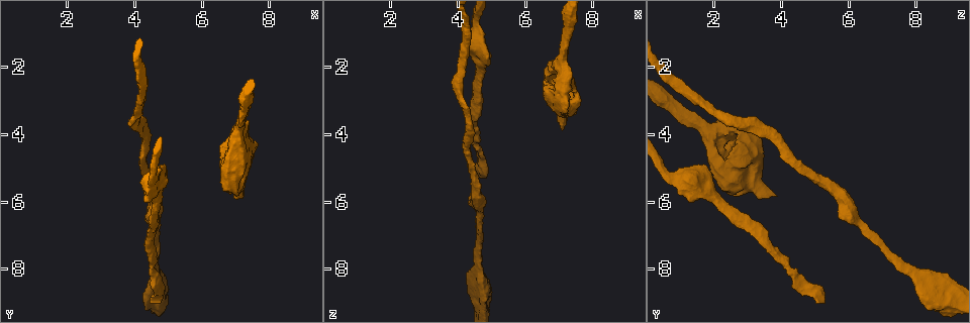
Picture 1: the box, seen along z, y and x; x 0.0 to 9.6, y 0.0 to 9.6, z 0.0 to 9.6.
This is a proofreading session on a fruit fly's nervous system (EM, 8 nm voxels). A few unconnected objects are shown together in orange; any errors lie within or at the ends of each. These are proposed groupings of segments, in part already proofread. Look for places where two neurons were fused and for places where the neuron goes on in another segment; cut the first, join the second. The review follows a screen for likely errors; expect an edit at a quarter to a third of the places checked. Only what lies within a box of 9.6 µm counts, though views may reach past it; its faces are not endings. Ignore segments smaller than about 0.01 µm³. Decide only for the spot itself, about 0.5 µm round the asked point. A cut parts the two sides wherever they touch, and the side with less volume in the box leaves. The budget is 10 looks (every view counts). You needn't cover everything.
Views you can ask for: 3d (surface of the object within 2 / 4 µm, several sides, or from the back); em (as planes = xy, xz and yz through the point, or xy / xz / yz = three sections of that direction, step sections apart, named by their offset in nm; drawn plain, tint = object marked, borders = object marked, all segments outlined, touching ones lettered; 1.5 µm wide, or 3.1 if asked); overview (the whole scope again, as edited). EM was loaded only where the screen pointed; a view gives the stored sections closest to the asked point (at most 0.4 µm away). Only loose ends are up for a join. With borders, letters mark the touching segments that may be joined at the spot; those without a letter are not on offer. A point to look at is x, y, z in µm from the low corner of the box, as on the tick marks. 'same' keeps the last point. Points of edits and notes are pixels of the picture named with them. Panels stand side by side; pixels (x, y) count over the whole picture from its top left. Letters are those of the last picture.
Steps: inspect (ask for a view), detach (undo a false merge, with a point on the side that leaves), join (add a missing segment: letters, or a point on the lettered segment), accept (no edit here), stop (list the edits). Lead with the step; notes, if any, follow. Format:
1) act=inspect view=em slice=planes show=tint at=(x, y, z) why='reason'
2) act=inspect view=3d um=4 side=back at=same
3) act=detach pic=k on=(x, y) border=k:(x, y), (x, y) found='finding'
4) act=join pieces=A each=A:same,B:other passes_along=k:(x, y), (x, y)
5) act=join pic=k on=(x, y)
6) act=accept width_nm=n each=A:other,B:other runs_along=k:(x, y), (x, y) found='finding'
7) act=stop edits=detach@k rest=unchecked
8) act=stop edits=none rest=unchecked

act=inspect view=3d um=4 at=(4.65, 6.65, 6.40) why='sudden change in width'

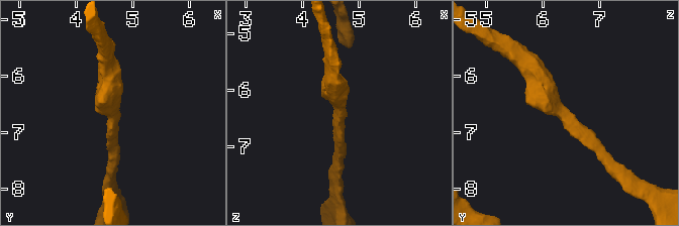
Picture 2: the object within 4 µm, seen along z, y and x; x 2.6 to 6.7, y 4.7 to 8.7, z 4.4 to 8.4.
act=inspect view=em slice=yz step=4 show=tint at=(4.65, 6.65, 6.35) arm_widths_nm=170,380

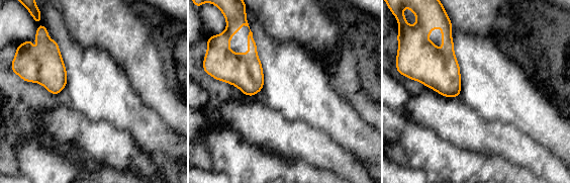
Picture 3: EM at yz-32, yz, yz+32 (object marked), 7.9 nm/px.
act=inspect view=em slice=planes show=borders at=same why='cut it another way'

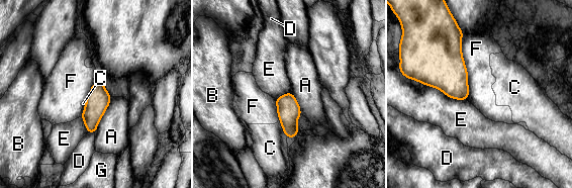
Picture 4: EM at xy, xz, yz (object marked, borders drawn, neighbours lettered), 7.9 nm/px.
act=accept each=A:other,B:other,C:other,D:other,E:other,F:other,G:other border=4:(463, 34), (467, 99) found='continuous, no second neuron'

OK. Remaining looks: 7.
act=inspect view=3d um=4 at=(7.15, 5.85, 3.85) why='an open end'

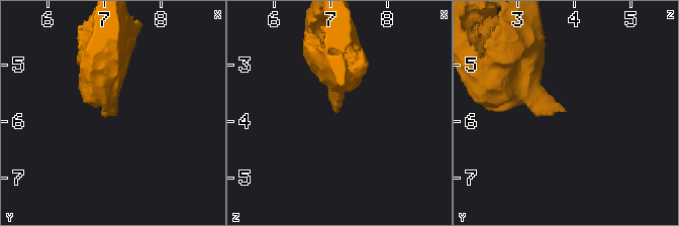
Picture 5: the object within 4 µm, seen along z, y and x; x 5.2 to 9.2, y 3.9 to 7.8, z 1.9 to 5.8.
act=inspect view=em slice=xz step=4 show=tint at=(7.10, 5.85, 3.85)

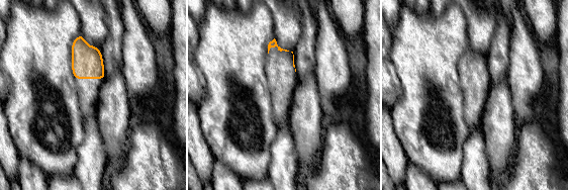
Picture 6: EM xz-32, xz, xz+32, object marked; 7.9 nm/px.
act=inspect view=em slice=planes show=borders at=same why='cut it another way'

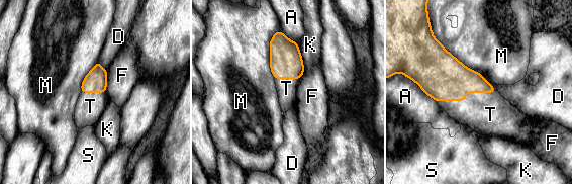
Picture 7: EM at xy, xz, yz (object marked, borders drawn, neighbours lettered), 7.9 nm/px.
act=join pieces=T longest_contact=M:500nm each=A:other,D:other,F:other,K:other,M:other,S:other,T:same passes_along=7:(443, 77), (465, 96), (490, 114) found='it goes on there'

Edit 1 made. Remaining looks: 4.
act=inspect view=3d um=4 at=(4.85, 4.90, 1.70) why='thick end'

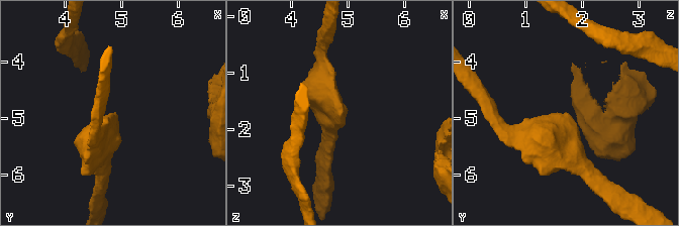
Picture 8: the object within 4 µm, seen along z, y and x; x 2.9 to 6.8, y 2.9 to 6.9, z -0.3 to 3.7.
act=inspect view=em slice=xz step=8 show=borders at=(4.85, 4.95, 1.70)

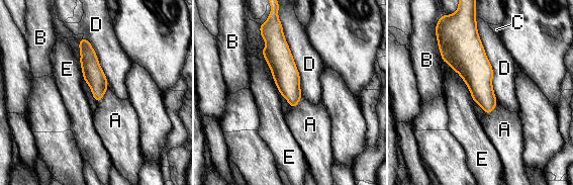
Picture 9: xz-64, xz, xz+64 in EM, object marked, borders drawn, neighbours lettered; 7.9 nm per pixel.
act=accept each=A:other,B:other,C:other,D:other,E:other border=9:(108, 88), (97, 103) found='no lettered segment goes on from it'

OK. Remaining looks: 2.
act=stop edits=join@7 rest=unchecked

